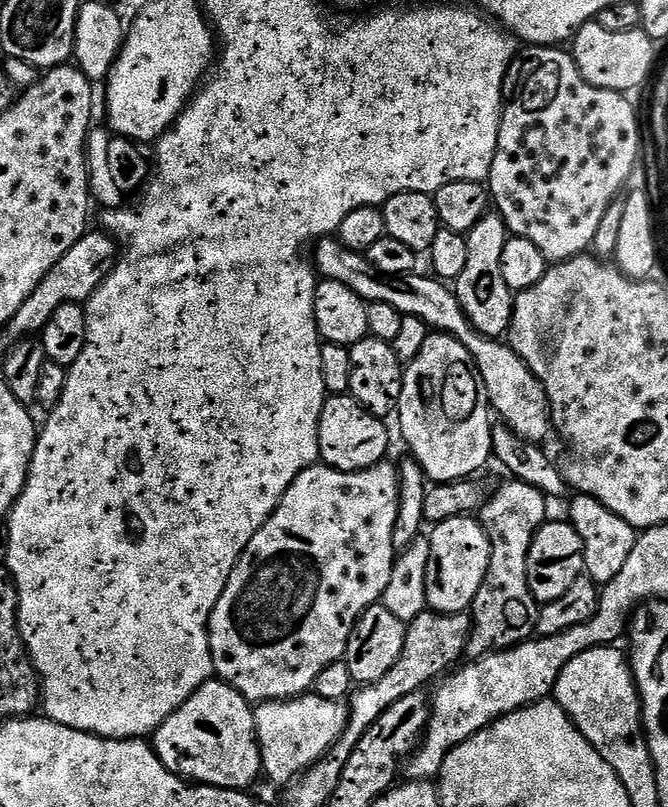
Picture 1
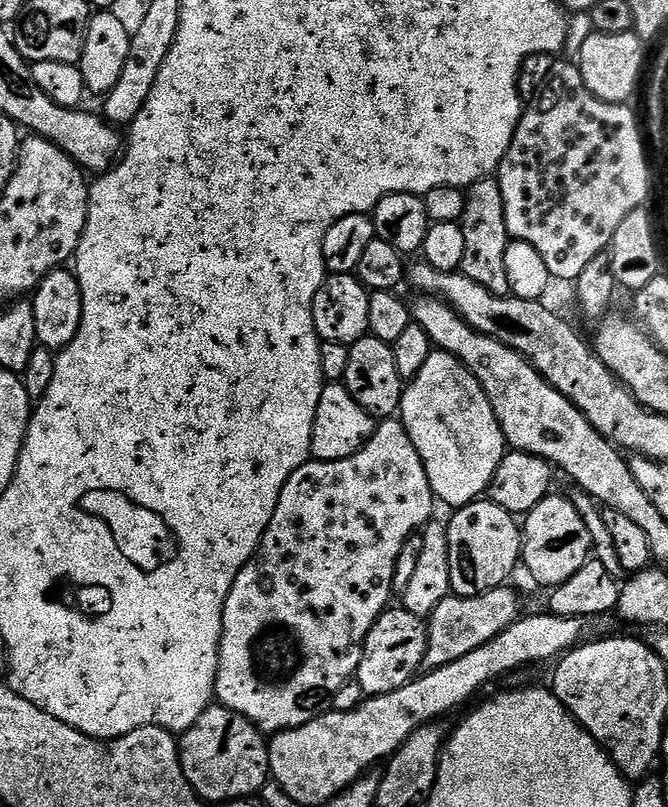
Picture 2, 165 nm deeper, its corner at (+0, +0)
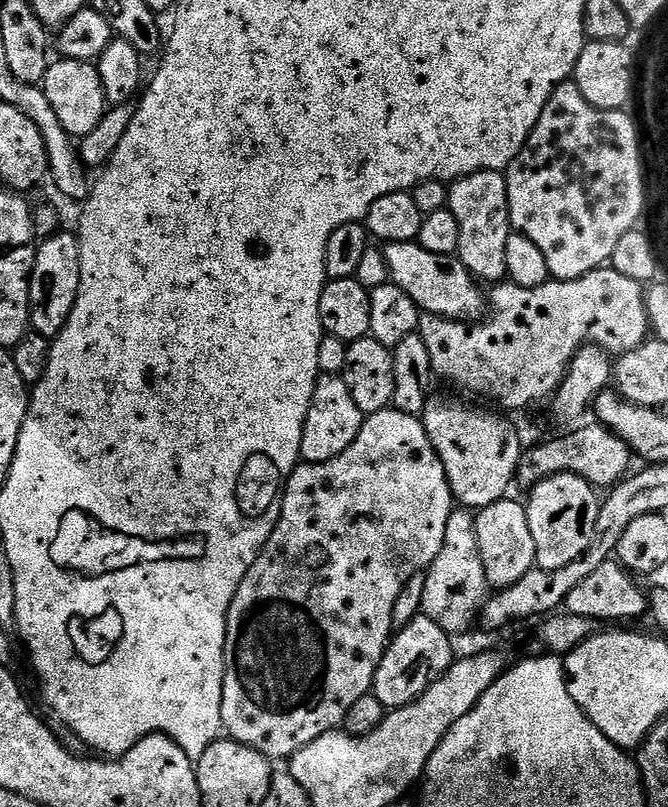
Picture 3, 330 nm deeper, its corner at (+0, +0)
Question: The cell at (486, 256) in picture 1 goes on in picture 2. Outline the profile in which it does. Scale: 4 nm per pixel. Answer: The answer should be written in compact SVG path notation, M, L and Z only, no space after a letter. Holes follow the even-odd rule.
M499 179L479 180L469 186L466 190L466 210L459 226L462 234L466 234L466 251L462 253L460 271L466 278L478 282L478 286L490 290L490 294L509 295L510 281L506 278L506 246L510 243L510 237Z

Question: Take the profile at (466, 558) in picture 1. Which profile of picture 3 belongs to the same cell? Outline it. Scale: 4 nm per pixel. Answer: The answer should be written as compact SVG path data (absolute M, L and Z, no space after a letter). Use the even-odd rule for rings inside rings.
M512 499L499 500L475 513L476 537L478 550L482 554L482 566L486 570L489 585L496 590L516 584L518 578L522 578L522 574L536 567L534 534L530 534L528 509L521 501L519 504Z

